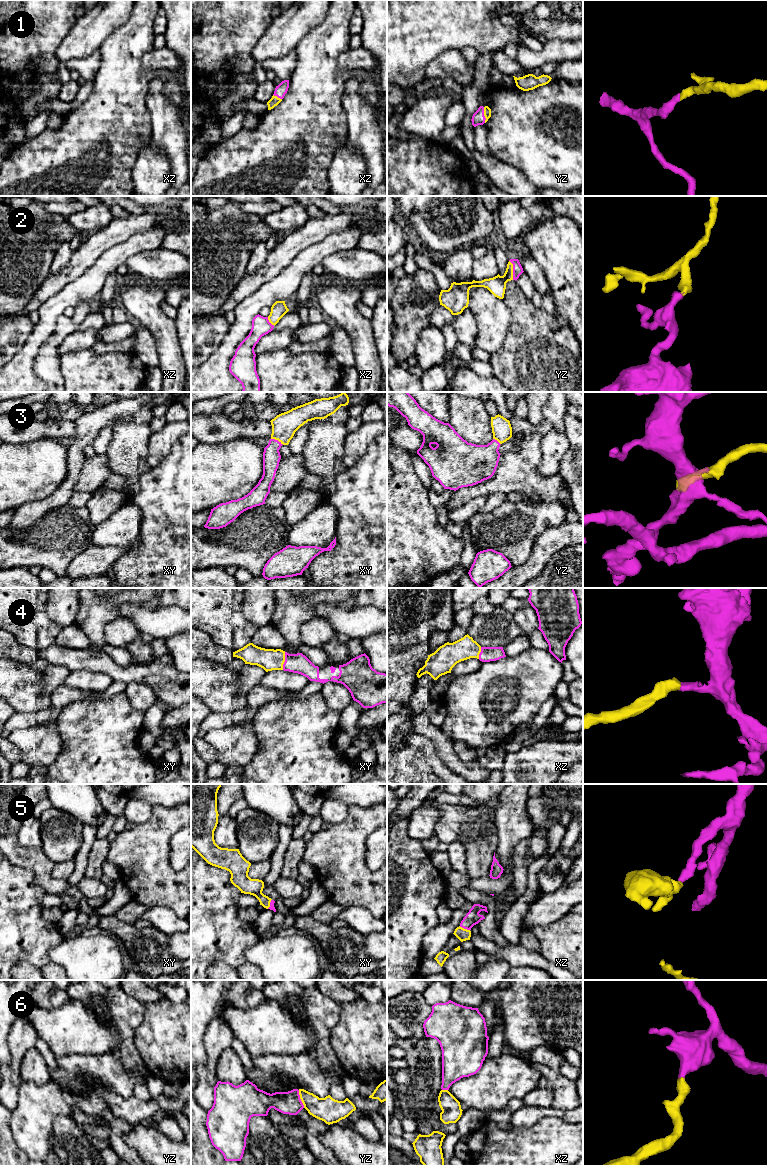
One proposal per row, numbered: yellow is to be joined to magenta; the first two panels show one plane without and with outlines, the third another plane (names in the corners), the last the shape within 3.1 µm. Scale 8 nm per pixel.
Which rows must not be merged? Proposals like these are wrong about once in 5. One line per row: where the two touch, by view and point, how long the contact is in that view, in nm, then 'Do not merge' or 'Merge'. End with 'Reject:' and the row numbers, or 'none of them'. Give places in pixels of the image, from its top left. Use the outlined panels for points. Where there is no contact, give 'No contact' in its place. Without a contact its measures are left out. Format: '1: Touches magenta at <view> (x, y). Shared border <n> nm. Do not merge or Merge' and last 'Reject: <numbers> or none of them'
1: Touches magenta at yz (483, 115). Shared border 130 nm. Merge
2: Touches magenta at yz (513, 270). Shared border 160 nm. Merge
3: Touches magenta at xy (277, 440). Shared border 120 nm. Merge
4: Touches magenta at xy (285, 661). Shared border 150 nm. Merge
5: Touches magenta at xz (464, 928). Shared border 90 nm. Merge
6: Touches magenta at yz (300, 1099). Shared border 150 nm. Merge
Reject: none of them

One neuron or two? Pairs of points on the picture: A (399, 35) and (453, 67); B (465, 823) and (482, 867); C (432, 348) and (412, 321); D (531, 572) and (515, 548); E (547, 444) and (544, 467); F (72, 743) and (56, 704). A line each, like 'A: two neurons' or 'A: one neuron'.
A: two neurons
B: one neuron
C: two neurons
D: two neurons
E: one neuron
F: two neurons

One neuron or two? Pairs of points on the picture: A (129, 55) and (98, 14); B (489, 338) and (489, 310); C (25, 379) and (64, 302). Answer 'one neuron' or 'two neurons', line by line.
A: two neurons
B: one neuron
C: one neuron

